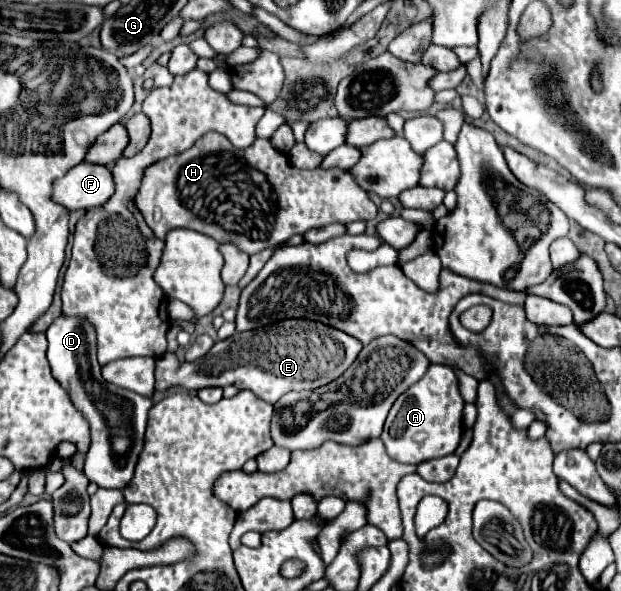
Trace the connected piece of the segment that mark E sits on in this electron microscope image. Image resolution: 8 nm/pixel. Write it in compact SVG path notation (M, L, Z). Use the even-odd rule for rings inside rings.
M283 320L275 326L251 332L235 332L231 338L215 342L213 348L195 362L179 364L177 356L167 352L157 360L155 378L157 390L169 386L183 386L187 390L201 390L209 386L237 386L251 390L261 400L275 404L291 390L315 390L339 378L359 356L363 344L345 332L323 326L311 320ZM225 366L235 366L227 368Z

